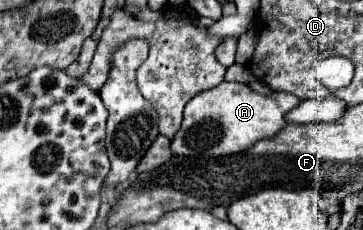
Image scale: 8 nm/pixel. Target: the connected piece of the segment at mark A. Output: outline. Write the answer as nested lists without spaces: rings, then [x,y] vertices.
[[[222,81],[218,87],[198,93],[184,109],[184,121],[178,135],[172,139],[172,151],[176,155],[194,157],[218,157],[234,155],[254,147],[262,139],[276,137],[284,127],[288,127],[286,113],[302,103],[300,97],[284,91],[274,91],[272,95],[262,95],[252,91],[242,83]]]

